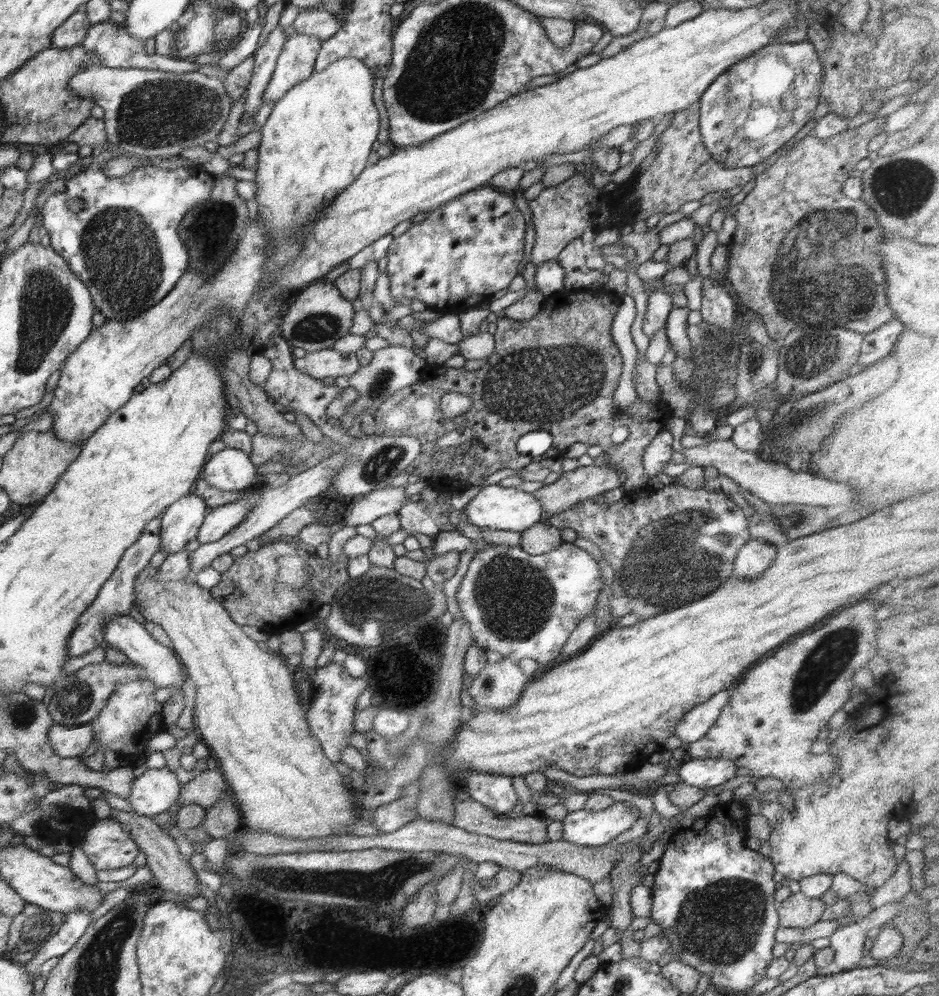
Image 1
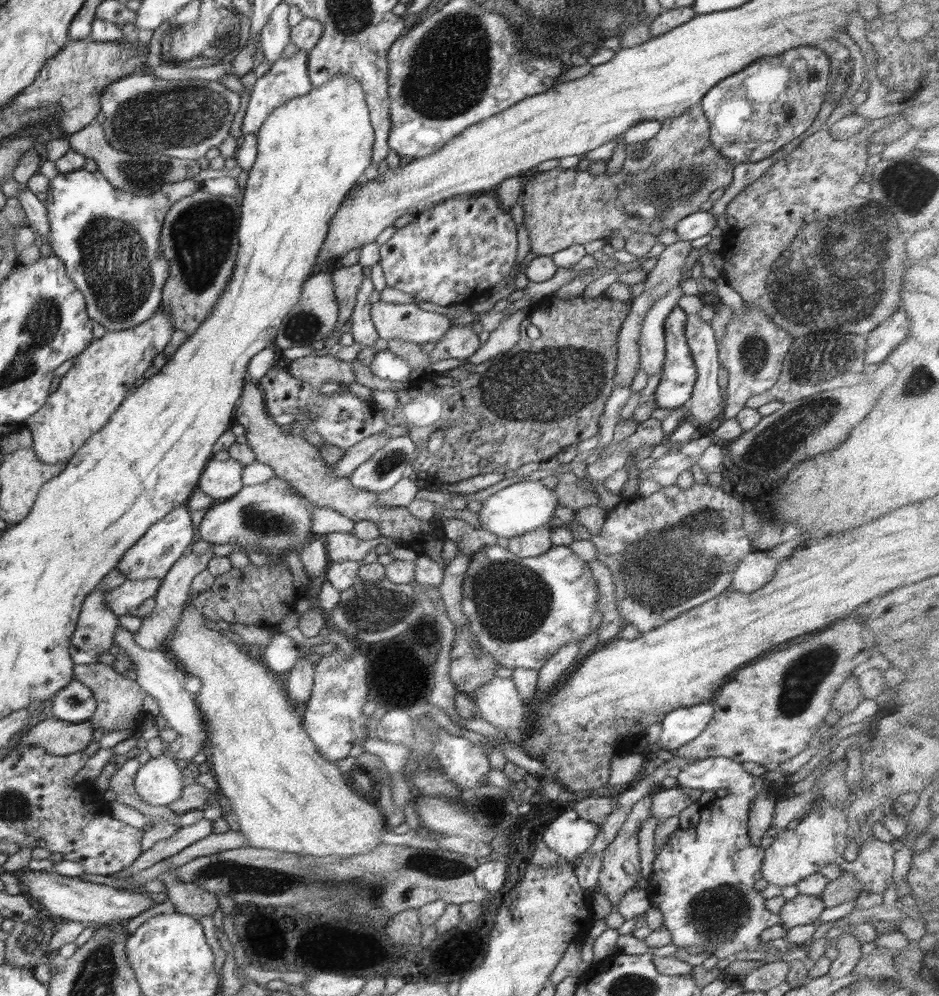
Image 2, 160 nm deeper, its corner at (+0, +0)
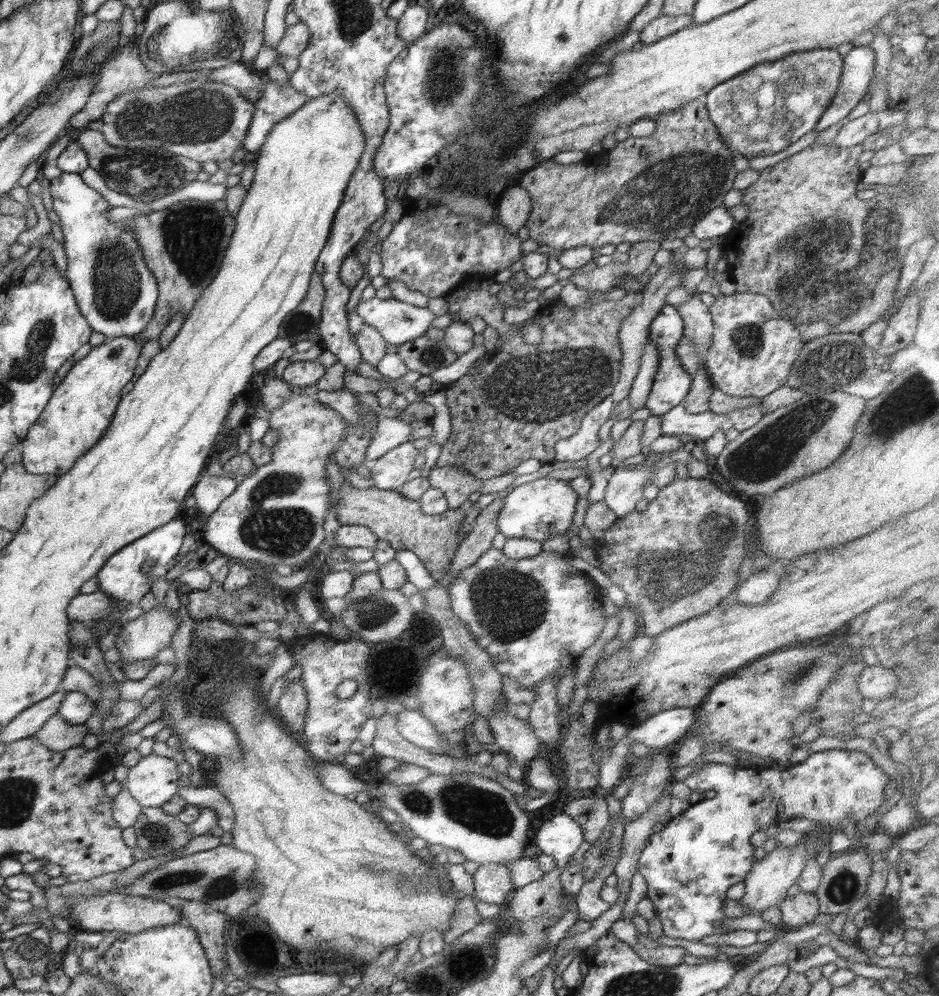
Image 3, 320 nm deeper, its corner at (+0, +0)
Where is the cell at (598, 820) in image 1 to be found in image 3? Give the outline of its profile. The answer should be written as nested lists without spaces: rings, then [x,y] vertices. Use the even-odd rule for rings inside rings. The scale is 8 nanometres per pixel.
[[[559,813],[543,822],[534,836],[536,846],[552,856],[556,866],[563,868],[585,838],[582,827],[565,813]]]

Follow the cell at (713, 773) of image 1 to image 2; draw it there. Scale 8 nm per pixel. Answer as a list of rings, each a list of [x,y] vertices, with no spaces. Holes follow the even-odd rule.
[[[717,756],[714,758],[705,758],[702,760],[696,760],[690,762],[688,764],[680,765],[680,772],[678,776],[678,785],[680,787],[688,787],[692,788],[692,790],[713,790],[716,791],[718,788],[724,788],[727,794],[725,797],[716,798],[712,801],[708,801],[705,805],[701,806],[700,812],[700,821],[694,828],[680,828],[678,827],[673,833],[670,834],[668,841],[658,854],[654,857],[652,866],[652,872],[648,878],[649,886],[645,889],[648,893],[648,898],[650,899],[650,903],[652,907],[658,908],[662,915],[664,915],[664,923],[663,926],[667,928],[667,930],[671,933],[672,944],[678,946],[678,948],[685,948],[690,946],[702,947],[704,948],[704,952],[712,954],[712,961],[724,960],[724,958],[733,958],[737,952],[742,950],[750,950],[756,951],[758,950],[758,946],[762,944],[760,941],[760,934],[766,931],[767,928],[770,928],[775,925],[780,925],[780,916],[779,914],[773,914],[765,908],[766,899],[760,897],[754,890],[754,883],[756,880],[761,878],[760,867],[762,866],[762,861],[764,858],[764,849],[761,846],[754,846],[750,843],[750,836],[748,834],[748,819],[749,812],[751,807],[751,802],[757,797],[760,796],[767,788],[764,788],[764,784],[762,783],[762,779],[760,777],[754,776],[742,767],[742,764],[739,762],[734,762],[732,758],[726,758]]]

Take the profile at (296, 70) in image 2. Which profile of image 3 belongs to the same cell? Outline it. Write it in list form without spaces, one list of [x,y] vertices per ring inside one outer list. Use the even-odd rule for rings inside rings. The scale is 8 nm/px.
[[[290,78],[286,83],[276,83],[276,80],[272,79],[265,80],[260,92],[262,98],[254,103],[254,114],[243,142],[248,156],[252,157],[256,156],[256,152],[265,143],[272,127],[288,118],[289,114],[297,112],[307,102],[304,95],[292,89]]]

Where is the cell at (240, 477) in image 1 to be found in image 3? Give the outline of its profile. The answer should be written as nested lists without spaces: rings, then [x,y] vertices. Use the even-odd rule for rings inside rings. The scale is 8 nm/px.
[[[204,471],[191,491],[191,496],[196,499],[196,511],[203,513],[206,519],[210,518],[220,504],[235,493],[238,486],[238,480],[232,475],[210,477]]]

